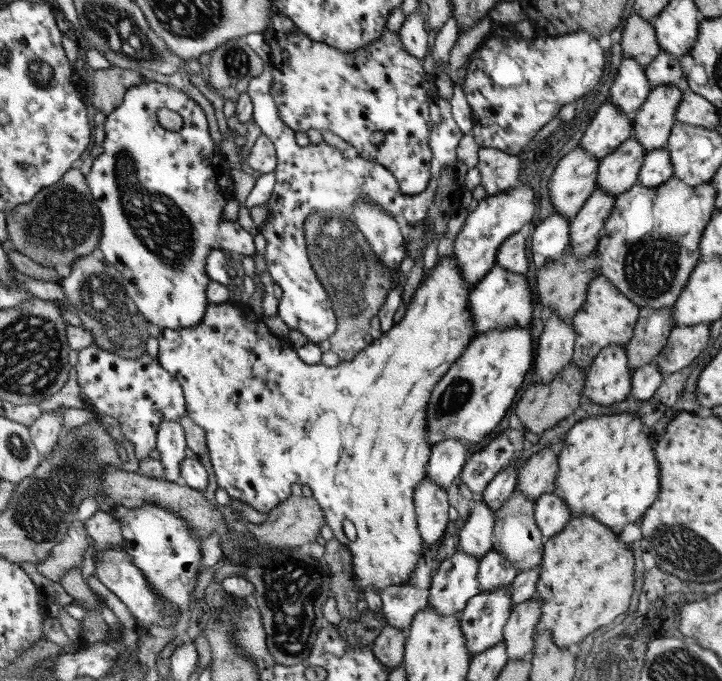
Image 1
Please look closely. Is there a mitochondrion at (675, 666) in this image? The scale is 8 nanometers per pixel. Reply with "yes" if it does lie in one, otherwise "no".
yes

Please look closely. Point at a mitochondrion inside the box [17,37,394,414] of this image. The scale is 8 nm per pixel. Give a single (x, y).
(164, 230)

